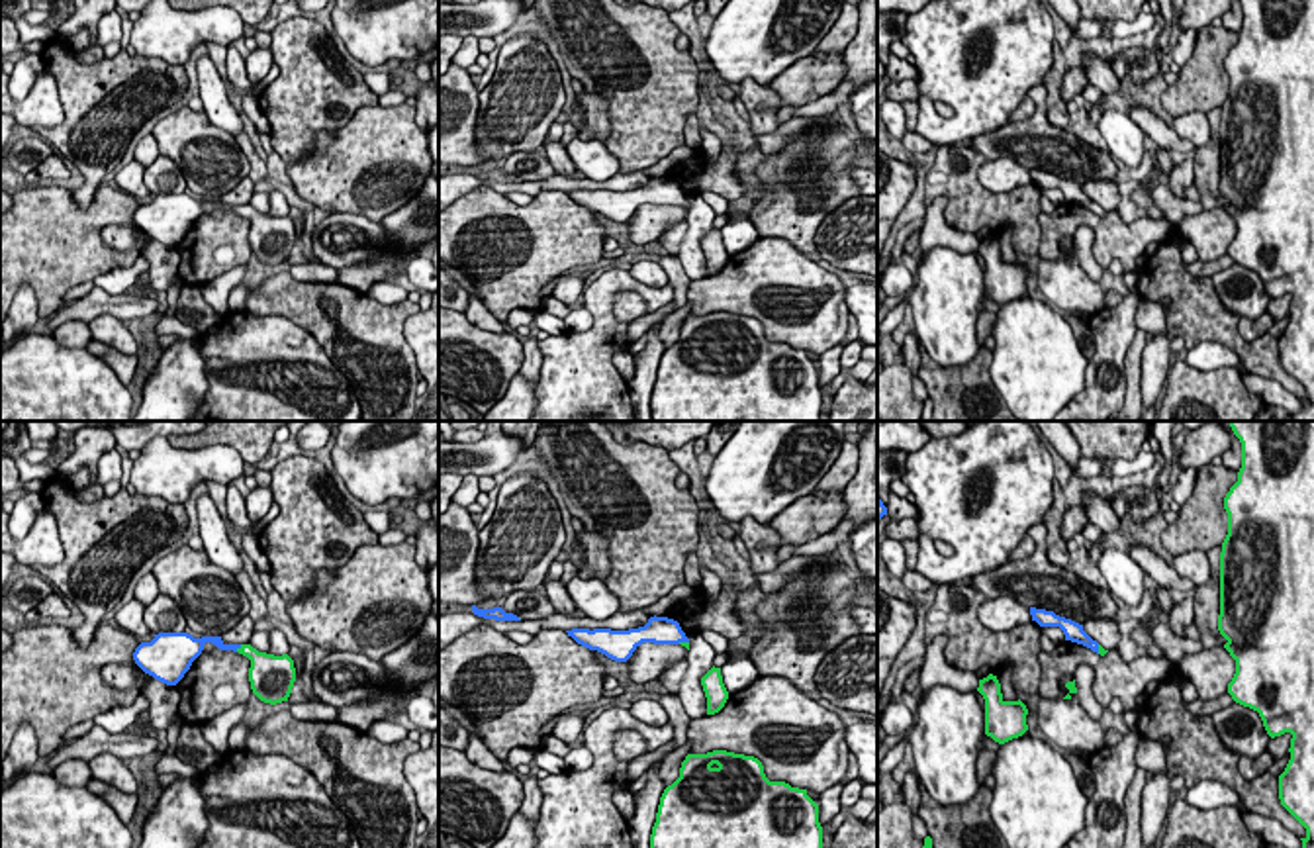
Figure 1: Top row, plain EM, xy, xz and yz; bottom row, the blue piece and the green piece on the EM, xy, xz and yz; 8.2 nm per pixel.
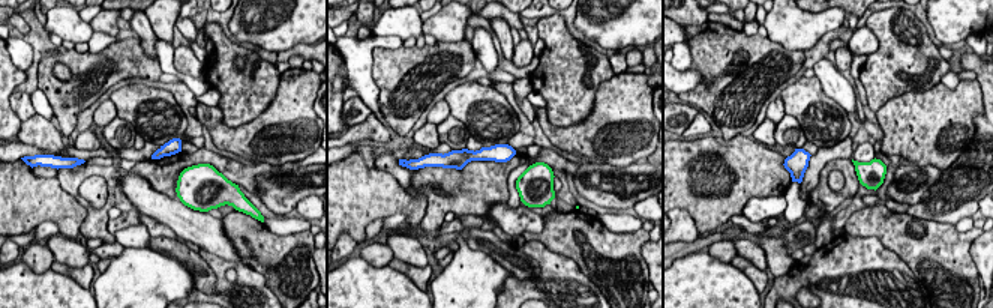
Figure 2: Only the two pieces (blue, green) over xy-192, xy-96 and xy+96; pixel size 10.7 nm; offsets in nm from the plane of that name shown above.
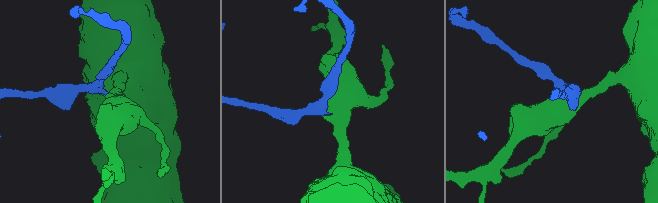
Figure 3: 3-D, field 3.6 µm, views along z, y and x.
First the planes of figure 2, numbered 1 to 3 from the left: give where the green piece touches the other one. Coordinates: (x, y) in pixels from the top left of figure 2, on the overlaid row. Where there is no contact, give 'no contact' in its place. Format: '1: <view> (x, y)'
1: no contact
2: no contact
3: no contact

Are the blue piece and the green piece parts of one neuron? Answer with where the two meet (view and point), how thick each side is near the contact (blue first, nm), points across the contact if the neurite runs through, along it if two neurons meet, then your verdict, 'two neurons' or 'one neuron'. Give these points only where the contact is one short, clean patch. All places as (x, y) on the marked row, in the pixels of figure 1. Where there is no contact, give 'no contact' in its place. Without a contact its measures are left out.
xy (237, 647) | 70/190 nm | one neuron

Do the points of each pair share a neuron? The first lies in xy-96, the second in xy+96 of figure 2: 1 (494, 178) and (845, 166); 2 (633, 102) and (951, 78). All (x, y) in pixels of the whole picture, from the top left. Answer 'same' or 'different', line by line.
1: same
2: different

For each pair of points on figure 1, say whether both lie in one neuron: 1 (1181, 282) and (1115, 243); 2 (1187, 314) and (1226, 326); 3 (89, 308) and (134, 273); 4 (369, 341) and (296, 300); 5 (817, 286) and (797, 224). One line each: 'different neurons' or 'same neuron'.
1: different neurons
2: same neuron
3: different neurons
4: same neuron
5: different neurons

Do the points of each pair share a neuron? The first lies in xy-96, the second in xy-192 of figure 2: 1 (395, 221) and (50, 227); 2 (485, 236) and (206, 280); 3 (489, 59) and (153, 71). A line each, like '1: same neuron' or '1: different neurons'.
1: same neuron
2: same neuron
3: different neurons

